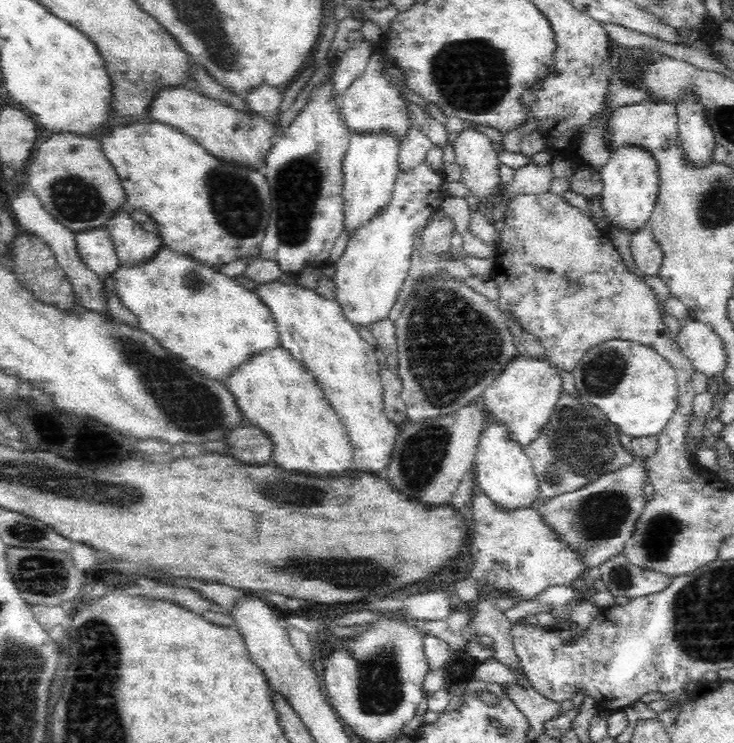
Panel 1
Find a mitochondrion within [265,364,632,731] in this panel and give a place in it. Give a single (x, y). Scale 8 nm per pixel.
(576, 450)

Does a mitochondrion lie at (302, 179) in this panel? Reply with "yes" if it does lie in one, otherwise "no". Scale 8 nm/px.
yes

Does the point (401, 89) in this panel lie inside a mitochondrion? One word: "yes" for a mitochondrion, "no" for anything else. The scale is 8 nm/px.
no

